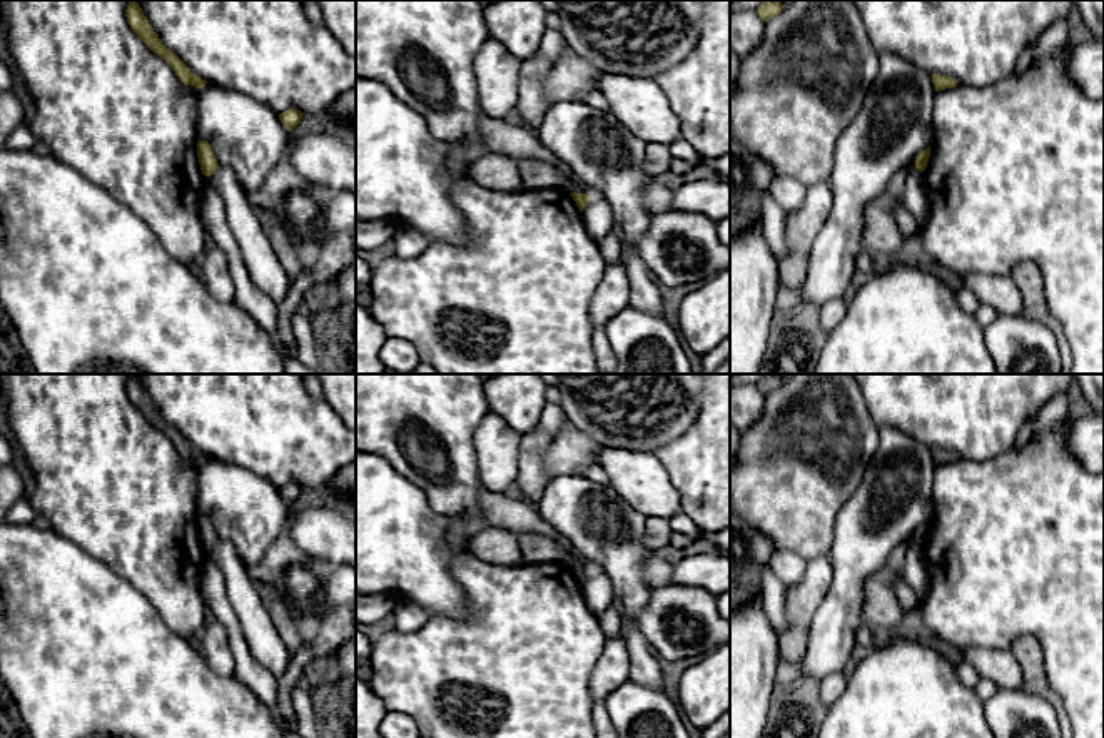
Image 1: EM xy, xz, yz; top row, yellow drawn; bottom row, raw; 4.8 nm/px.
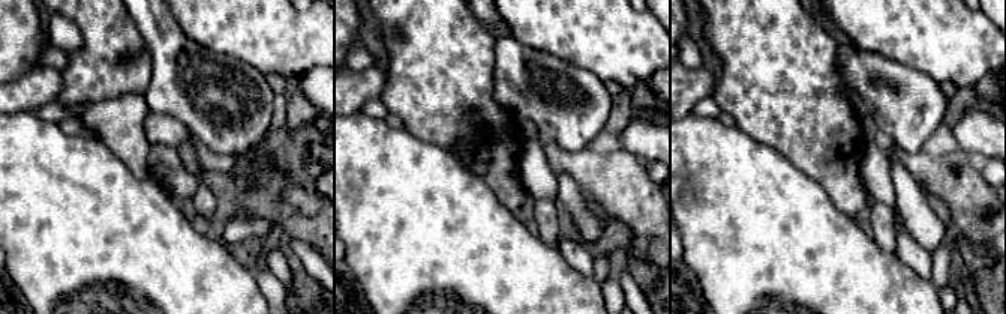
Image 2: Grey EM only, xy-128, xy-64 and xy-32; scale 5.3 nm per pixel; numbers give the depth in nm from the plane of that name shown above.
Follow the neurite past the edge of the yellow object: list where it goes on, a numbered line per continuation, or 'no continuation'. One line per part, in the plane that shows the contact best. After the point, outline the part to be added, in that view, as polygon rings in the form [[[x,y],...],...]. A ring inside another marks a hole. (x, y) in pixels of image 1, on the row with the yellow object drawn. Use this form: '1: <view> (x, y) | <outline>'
no continuation

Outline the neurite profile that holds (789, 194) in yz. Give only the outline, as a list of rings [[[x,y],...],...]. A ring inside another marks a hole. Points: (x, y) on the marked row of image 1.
[[[778,174],[772,177],[770,194],[785,212],[798,210],[805,200],[805,192],[807,185],[792,177]]]

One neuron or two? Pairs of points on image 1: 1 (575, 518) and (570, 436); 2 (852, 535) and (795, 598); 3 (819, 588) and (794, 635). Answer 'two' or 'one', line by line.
1: two
2: two
3: one

